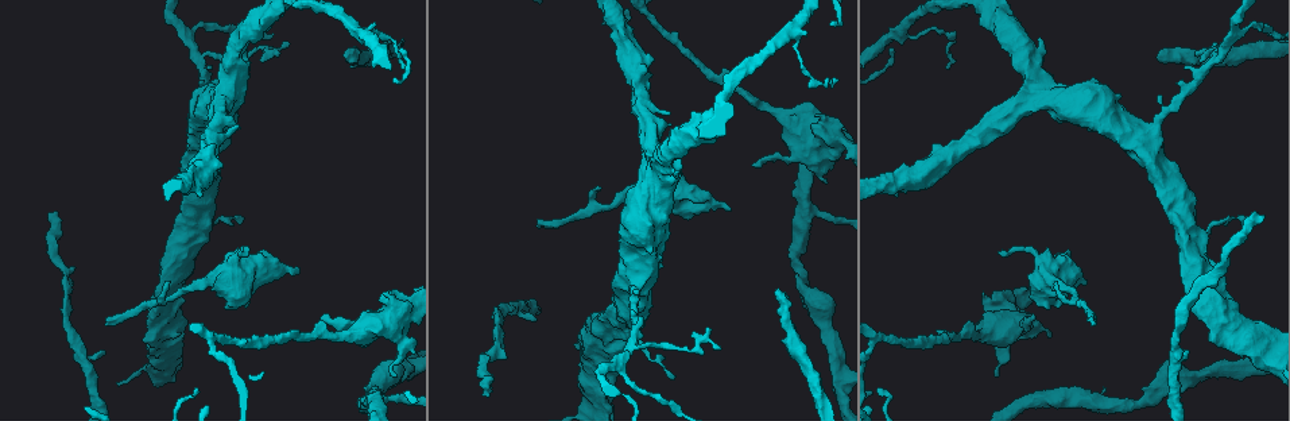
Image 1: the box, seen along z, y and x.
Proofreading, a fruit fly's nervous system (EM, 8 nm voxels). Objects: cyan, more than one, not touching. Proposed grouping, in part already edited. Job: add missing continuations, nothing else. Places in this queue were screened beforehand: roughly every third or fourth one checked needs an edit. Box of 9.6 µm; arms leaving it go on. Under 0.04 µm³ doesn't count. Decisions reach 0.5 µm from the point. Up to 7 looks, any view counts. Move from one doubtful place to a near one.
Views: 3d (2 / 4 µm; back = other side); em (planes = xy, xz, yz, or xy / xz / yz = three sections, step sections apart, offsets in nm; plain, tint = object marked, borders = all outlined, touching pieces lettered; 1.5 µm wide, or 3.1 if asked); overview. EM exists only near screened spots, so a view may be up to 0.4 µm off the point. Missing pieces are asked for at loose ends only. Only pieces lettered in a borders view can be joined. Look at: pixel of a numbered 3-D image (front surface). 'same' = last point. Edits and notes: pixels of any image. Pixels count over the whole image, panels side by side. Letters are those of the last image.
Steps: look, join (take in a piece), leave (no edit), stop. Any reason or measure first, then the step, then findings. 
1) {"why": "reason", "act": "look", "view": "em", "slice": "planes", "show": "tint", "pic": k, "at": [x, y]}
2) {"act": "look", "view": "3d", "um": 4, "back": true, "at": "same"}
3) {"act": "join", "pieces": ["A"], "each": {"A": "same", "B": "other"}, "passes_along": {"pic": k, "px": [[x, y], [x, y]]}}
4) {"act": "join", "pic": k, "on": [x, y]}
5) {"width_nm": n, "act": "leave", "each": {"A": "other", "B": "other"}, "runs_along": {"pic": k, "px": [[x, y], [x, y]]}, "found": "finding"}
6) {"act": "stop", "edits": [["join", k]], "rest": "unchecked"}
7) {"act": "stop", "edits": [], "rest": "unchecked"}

{"why": "free end", "act": "look", "view": "3d", "um": 2, "pic": 1, "at": [345, 56]}

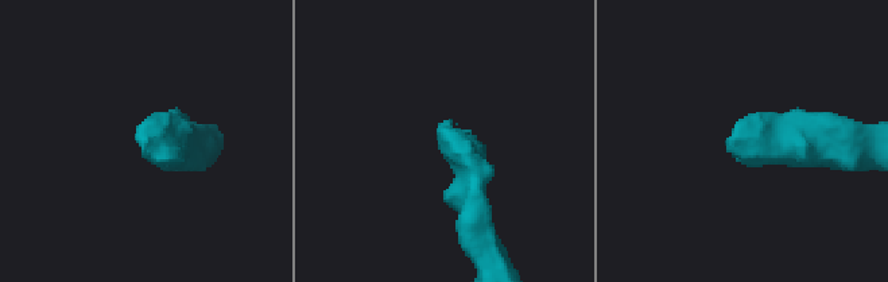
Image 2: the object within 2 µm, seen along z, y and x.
{"act": "look", "view": "em", "slice": "planes", "show": "borders", "pic": 2, "at": [447, 122]}

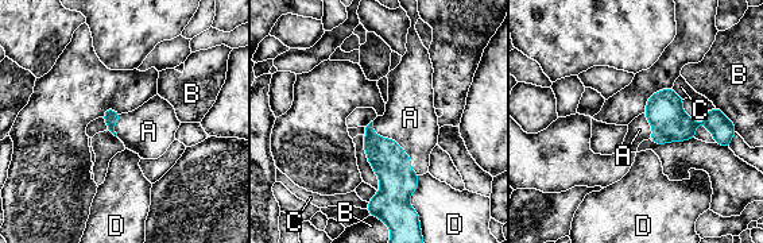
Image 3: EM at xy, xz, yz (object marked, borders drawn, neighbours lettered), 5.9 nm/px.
{"act": "join", "pieces": ["A"], "each": {"A": "same", "B": "other", "C": "other", "D": "other"}, "passes_along": {"pic": 3, "px": [[392, 166], [397, 143], [410, 118]]}, "found": "it goes on there"}

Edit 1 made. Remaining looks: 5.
{"why": "branch stops here", "act": "look", "view": "3d", "um": 2, "back": true, "pic": 1, "at": [55, 218]}

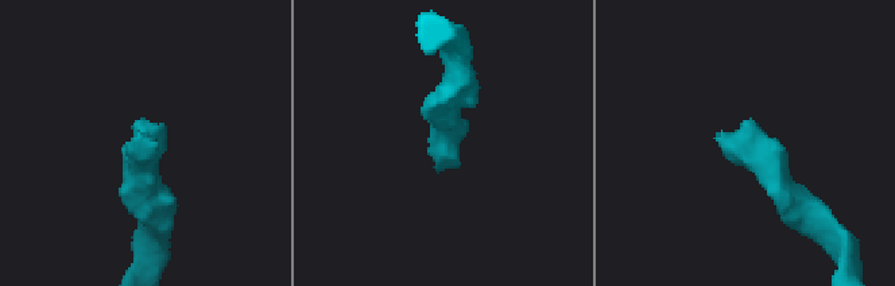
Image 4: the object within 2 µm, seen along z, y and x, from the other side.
{"act": "look", "view": "em", "slice": "planes", "show": "borders", "pic": 4, "at": [134, 136]}

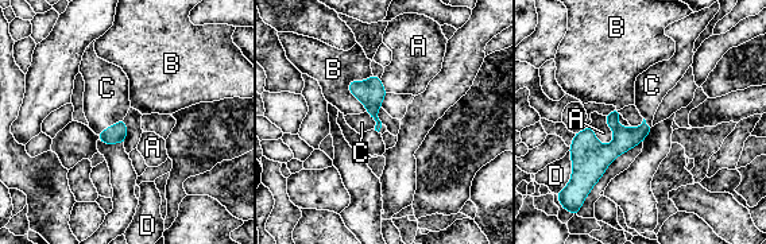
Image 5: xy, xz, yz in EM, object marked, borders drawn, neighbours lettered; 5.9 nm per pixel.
{"act": "join", "pieces": ["C"], "each": {"A": "other", "B": "other", "C": "same", "D": "other"}, "passes_along": {"pic": 5, "px": [[115, 134], [109, 126], [107, 88]]}, "found": "it goes on there"}

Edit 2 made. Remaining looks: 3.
{"act": "look", "view": "overview"}

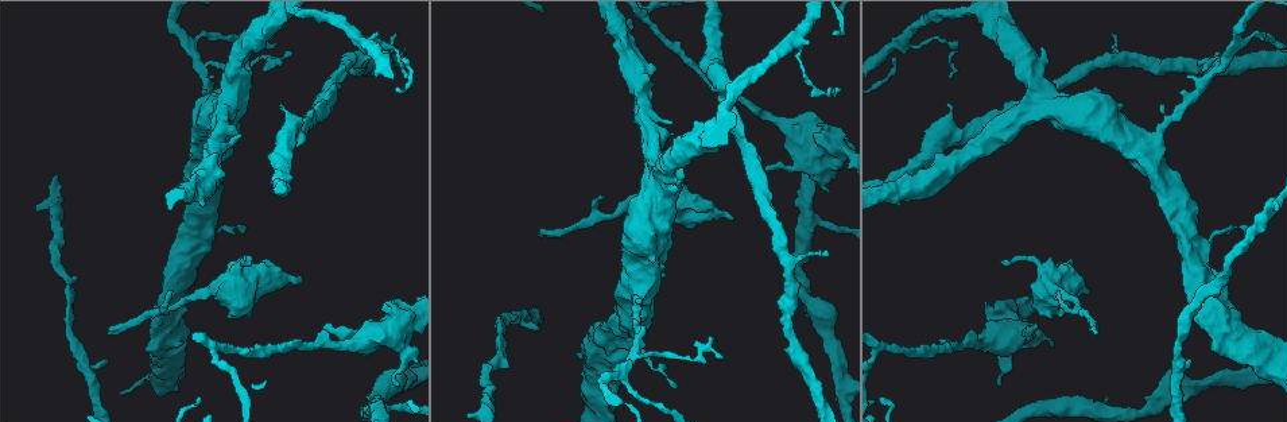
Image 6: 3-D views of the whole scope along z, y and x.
{"act": "look", "view": "em", "slice": "xy", "step": 8, "show": "borders", "pic": 6, "at": [542, 233]}

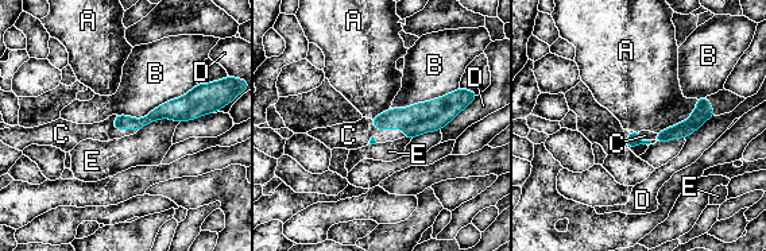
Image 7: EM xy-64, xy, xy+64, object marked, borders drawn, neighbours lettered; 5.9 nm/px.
{"act": "join", "pieces": ["C"], "each": {"A": "other", "B": "other", "C": "same", "D": "other", "E": "other"}, "passes_along": {"pic": 7, "px": [[422, 118], [387, 128], [348, 135]]}, "found": "the neuron continues"}

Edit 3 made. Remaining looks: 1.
{"act": "stop", "edits": [["join", 3], ["join", 5], ["join", 7]], "rest": "unchecked"}

